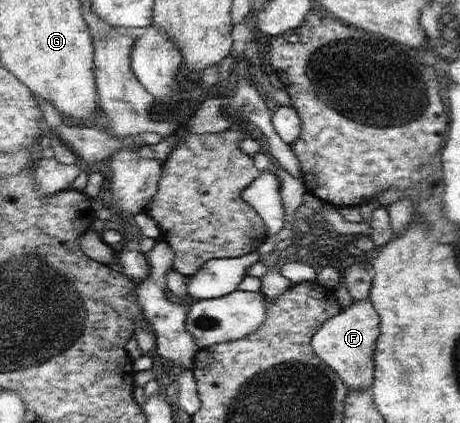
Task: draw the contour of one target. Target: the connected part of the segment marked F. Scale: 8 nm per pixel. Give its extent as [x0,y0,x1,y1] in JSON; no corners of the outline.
[312,298,380,391]

